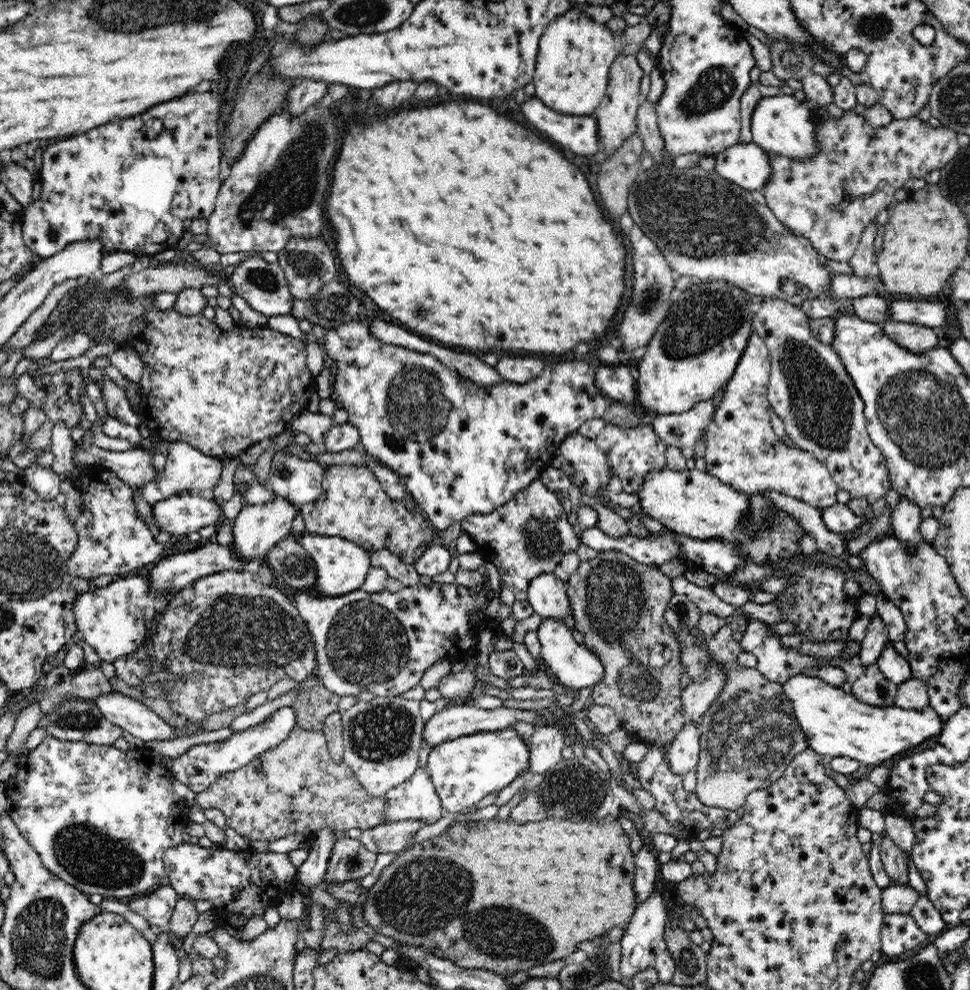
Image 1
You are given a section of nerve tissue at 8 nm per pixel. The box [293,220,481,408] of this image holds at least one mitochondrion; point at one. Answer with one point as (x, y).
(333, 304)

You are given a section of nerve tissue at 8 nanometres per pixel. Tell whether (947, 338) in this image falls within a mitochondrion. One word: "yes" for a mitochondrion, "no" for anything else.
no

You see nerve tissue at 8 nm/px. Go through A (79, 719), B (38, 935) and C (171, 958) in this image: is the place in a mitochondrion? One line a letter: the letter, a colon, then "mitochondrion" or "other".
A: mitochondrion
B: mitochondrion
C: other

